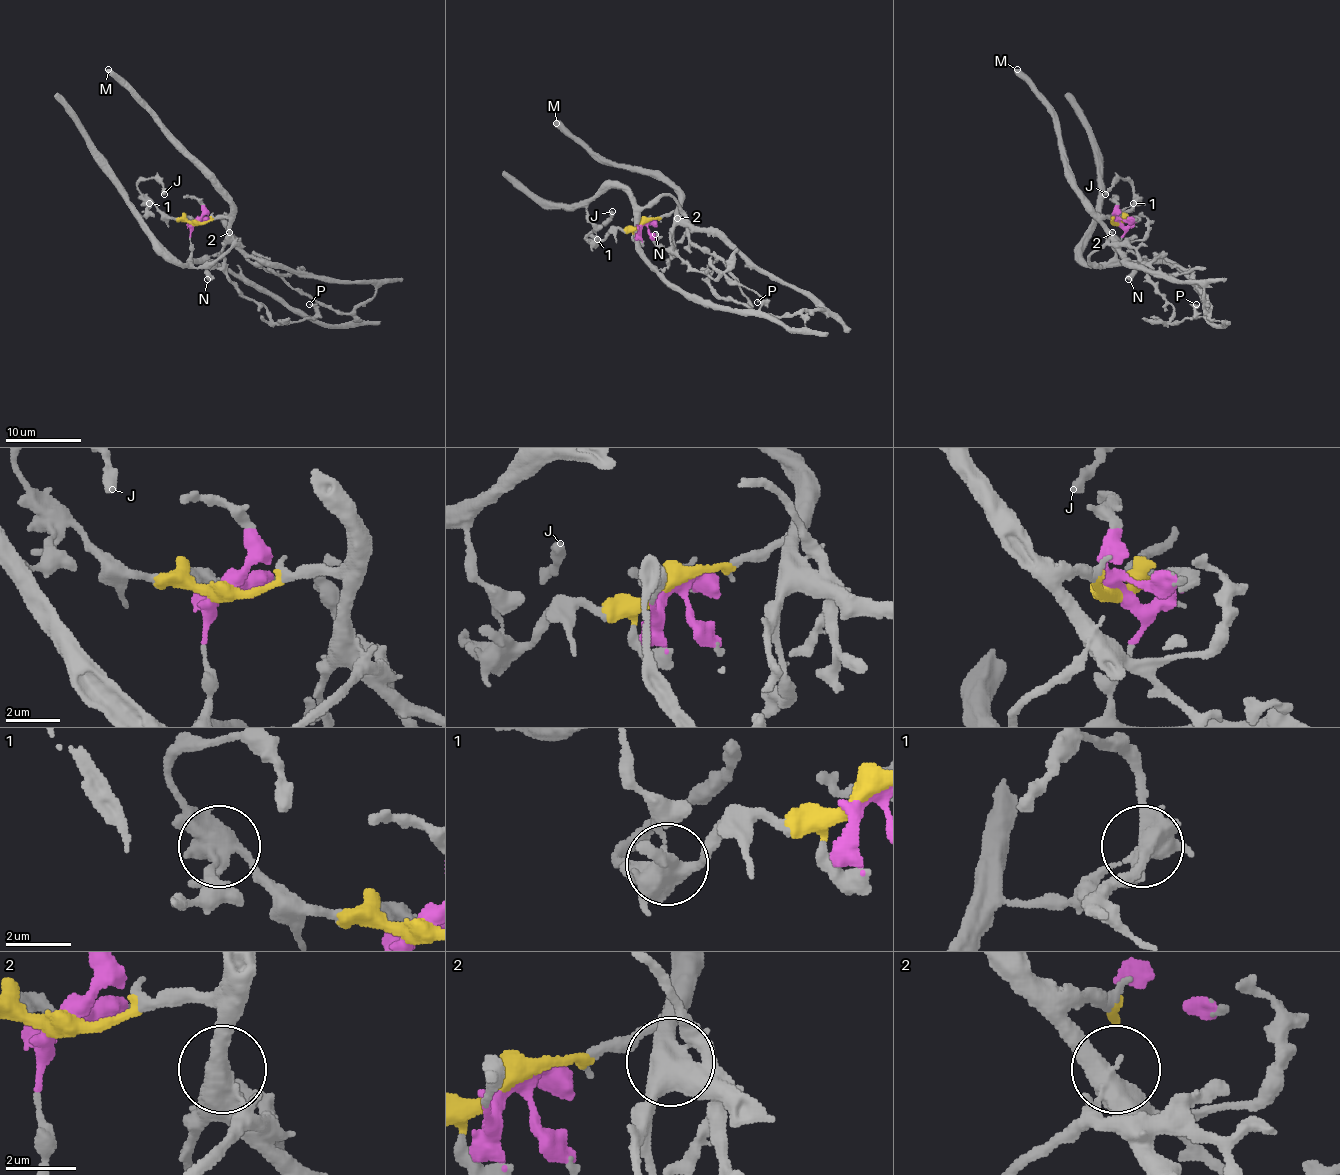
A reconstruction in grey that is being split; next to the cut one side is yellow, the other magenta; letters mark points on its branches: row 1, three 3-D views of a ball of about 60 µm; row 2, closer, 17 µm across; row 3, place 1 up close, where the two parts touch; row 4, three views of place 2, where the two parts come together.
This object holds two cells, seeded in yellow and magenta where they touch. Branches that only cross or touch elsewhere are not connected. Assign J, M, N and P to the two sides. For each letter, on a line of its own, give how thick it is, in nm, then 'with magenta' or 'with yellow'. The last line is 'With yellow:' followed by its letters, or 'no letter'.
J: 400 nm thick; with yellow
M: 600 nm thick; with yellow
N: 550 nm thick; with yellow
P: 240 nm thick; with magenta
With yellow: J, M, N

